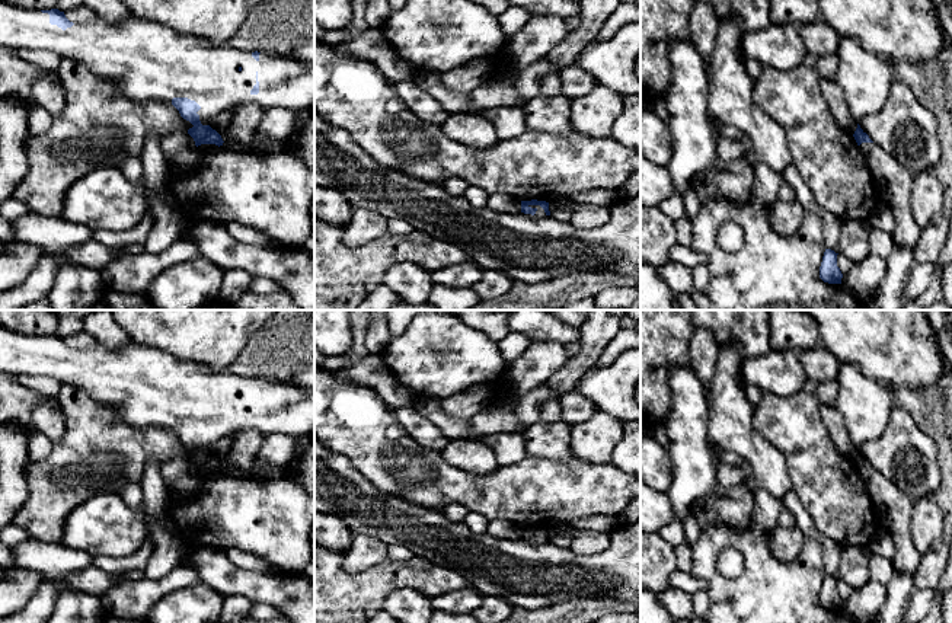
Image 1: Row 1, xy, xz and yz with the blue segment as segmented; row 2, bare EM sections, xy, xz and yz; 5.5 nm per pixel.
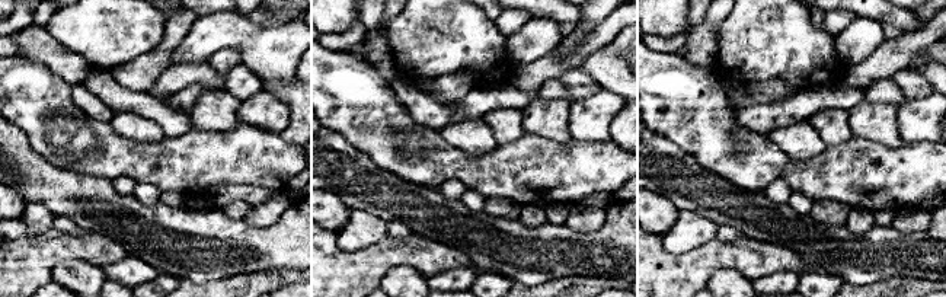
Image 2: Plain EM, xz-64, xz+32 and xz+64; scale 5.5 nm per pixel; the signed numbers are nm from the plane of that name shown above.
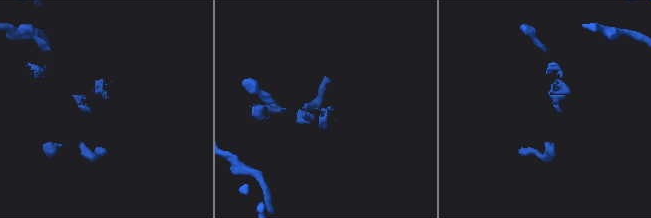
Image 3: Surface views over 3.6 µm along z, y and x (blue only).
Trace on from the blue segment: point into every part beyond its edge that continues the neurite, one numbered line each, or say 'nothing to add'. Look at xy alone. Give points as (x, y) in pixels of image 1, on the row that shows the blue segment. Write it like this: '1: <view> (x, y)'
1: xy (146, 60)

